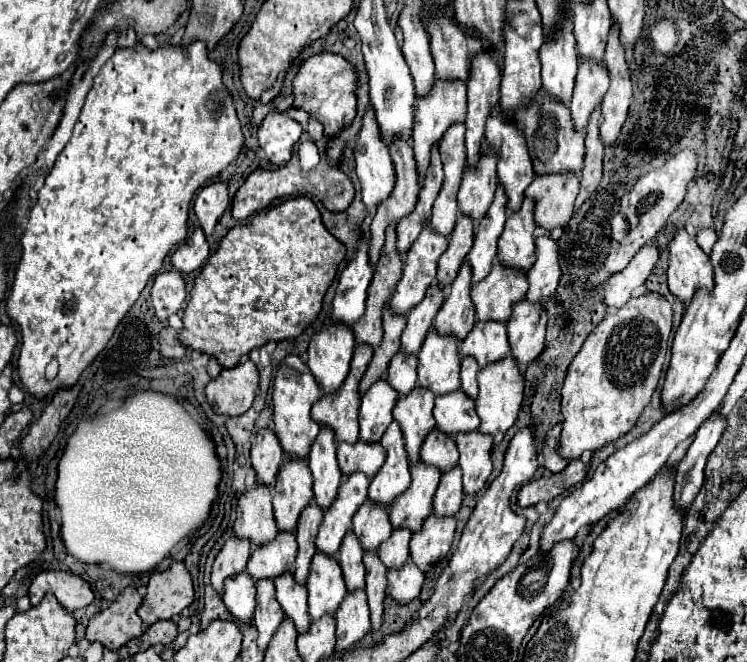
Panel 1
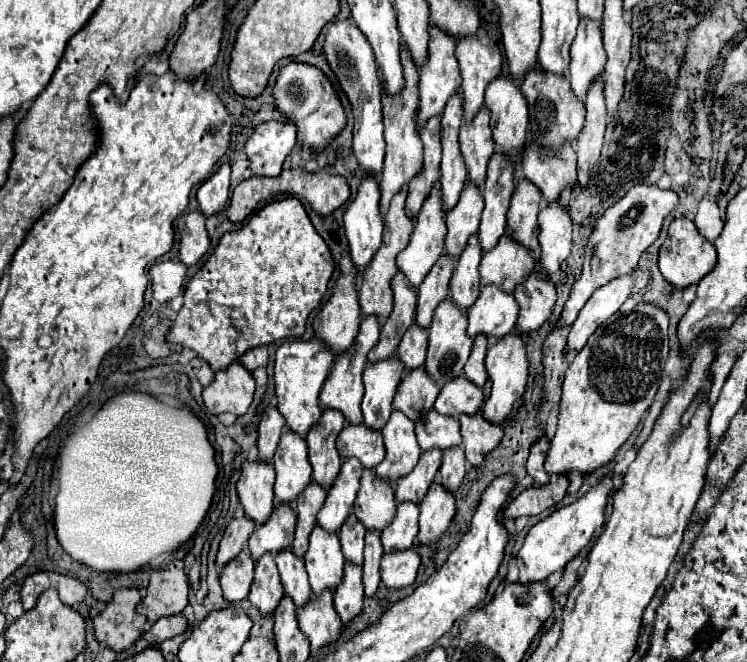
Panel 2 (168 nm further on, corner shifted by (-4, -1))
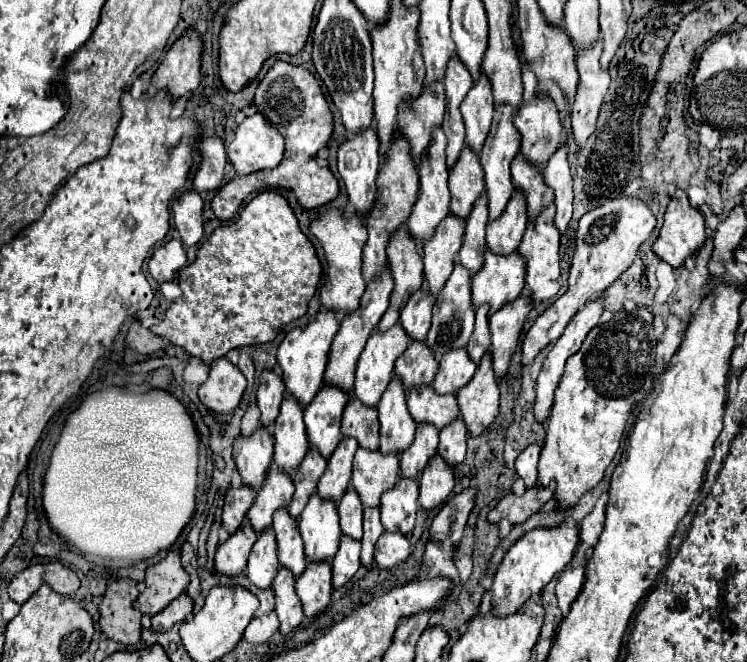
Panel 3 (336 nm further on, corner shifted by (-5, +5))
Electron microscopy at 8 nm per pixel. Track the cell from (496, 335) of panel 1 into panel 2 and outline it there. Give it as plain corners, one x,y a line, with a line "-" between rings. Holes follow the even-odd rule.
482,285
478,299
466,313
470,321
470,337
484,333
492,339
500,339
514,329
518,319
518,303
514,303
512,293
500,291
494,285

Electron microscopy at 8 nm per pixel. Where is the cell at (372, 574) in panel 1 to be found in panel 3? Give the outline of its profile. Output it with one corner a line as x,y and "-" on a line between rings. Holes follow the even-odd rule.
365,509
363,513
363,539
361,539
361,563
365,569
371,569
373,563
373,551
377,539
383,535
383,525
379,521
379,509

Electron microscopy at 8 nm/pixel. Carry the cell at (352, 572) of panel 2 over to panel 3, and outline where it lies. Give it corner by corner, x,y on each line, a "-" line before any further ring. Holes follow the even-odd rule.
343,537
343,543
339,545
339,553
335,555
335,561
331,561
335,589
341,589
347,581
351,581
357,569
361,567
359,551
361,551
359,541
349,541
349,537

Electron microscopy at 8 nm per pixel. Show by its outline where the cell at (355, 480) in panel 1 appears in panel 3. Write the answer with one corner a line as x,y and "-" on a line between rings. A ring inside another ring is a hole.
343,437
335,453
327,461
327,471
323,473
317,493
323,501
339,501
351,485
351,471
353,471
353,457
359,449
357,441
351,437

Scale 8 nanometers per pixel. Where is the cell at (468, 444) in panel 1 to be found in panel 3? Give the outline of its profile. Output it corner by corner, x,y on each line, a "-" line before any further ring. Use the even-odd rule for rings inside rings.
485,353
471,385
457,393
461,419
471,437
479,437
499,415
499,387
493,375
491,353

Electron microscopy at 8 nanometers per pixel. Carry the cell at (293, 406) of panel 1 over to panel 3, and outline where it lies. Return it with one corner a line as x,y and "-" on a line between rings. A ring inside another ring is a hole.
319,311
313,323
309,323
303,331
299,329
289,331
285,339
279,343
277,365
281,367
281,379
285,383
287,393
295,397
301,407
307,407
323,387
323,373
329,359
331,341
337,331
339,331
337,315
333,311

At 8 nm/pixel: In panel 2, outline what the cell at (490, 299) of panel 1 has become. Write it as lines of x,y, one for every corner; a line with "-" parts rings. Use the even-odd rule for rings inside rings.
502,235
498,241
498,247
490,249
484,253
482,263
480,263
480,275
482,275
482,285
494,283
502,291
514,291
522,279
530,273
534,267
534,259
526,247
518,247
510,235

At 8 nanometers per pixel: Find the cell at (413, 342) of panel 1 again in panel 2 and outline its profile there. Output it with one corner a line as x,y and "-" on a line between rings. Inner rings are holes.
440,255
434,263
430,273
418,287
418,309
416,309
416,323
420,327
428,327
432,321
432,313
440,301
444,301
450,293
450,277
454,271
454,261

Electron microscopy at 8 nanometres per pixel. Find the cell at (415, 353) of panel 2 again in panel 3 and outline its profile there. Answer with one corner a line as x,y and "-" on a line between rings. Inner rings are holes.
419,289
411,295
401,311
401,325
411,341
425,341
431,327
431,307
433,297
427,289

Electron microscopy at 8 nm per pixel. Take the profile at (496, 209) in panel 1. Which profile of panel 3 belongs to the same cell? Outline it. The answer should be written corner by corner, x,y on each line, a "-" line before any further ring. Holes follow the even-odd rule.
507,105
497,107
489,137
487,137
485,147
481,151
481,165
485,171
485,193
489,199
489,221
495,221
503,215
503,211
505,211
505,207
507,207
513,191
515,191
515,185
513,185
511,173
509,173
509,165
515,159
515,155
519,153
519,149
521,149
521,137
513,125
513,109

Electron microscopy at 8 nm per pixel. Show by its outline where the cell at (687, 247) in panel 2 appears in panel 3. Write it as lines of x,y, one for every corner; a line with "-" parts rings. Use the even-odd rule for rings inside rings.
677,189
669,201
661,235
653,243
653,253
673,269
679,269
685,259
699,253
705,241
707,235
703,215
689,205
687,193

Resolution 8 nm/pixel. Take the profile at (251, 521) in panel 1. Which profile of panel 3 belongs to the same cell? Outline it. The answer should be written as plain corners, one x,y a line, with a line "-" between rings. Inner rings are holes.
257,429
251,437
237,437
233,443
233,459
243,477
243,485
259,491
273,463
273,437
269,429

